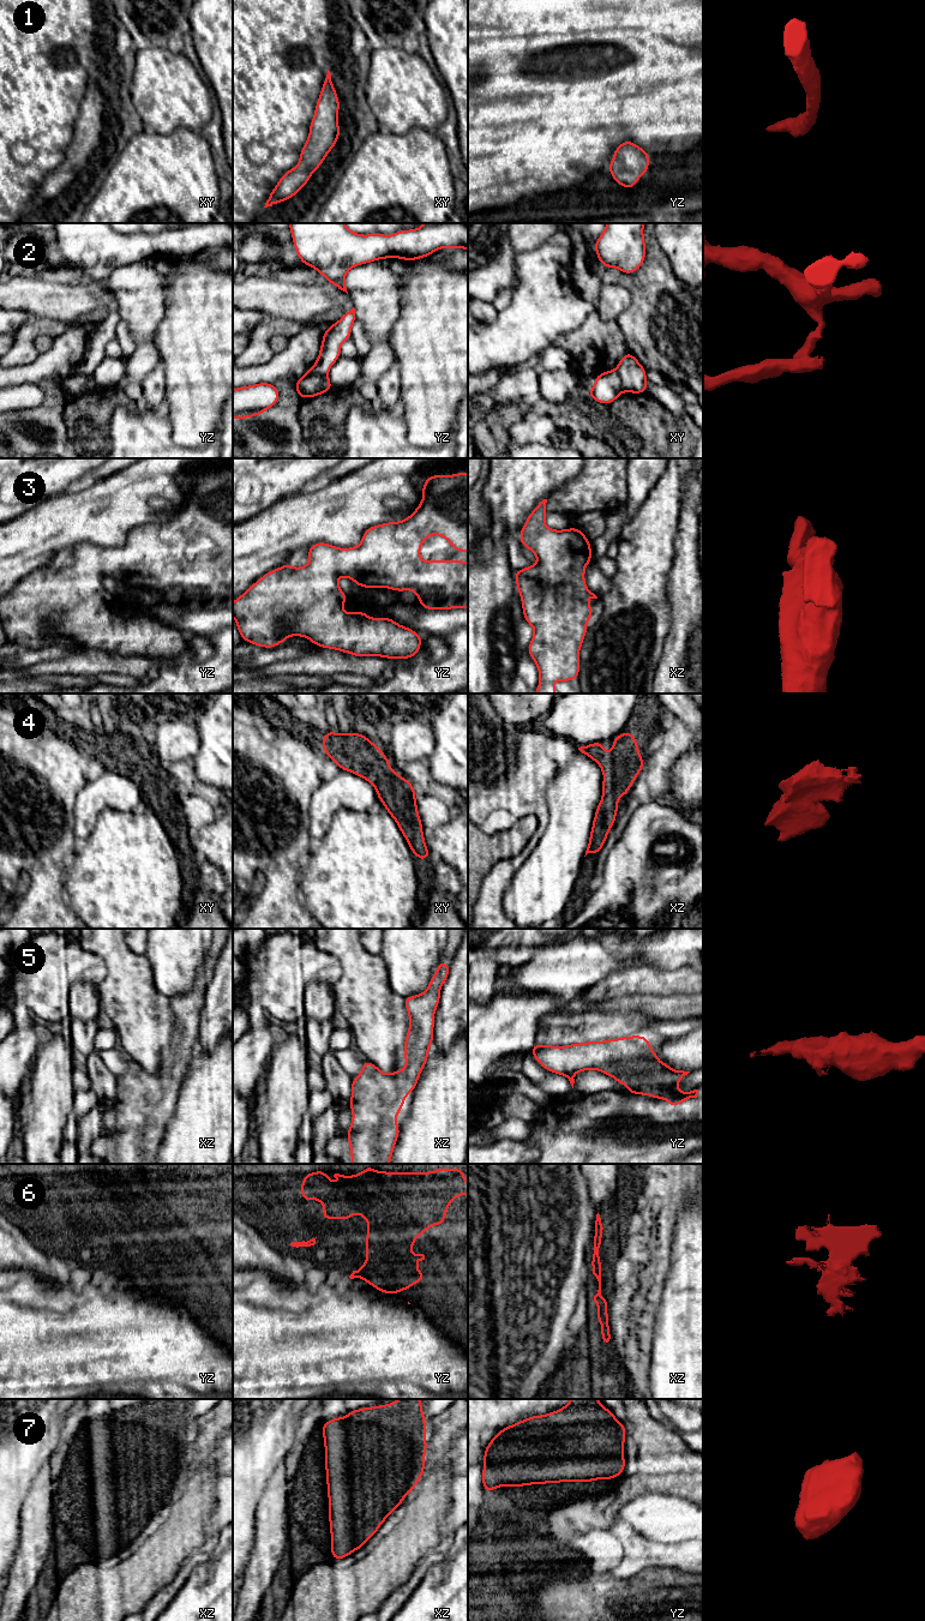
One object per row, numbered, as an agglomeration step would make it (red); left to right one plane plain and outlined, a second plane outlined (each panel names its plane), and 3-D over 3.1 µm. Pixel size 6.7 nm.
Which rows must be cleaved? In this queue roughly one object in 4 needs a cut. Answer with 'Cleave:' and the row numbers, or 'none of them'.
Cleave: 2

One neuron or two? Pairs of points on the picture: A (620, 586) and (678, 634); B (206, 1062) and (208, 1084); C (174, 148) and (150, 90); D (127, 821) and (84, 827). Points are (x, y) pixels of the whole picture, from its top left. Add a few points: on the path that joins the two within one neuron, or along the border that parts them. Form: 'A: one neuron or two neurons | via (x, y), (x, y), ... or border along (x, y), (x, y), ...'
A: two neurons | border along (668, 596), (670, 629), (662, 652)
B: one neuron | via (206, 1067), (208, 1079)
C: two neurons | border along (143, 130), (163, 134), (179, 127), (196, 131)
D: two neurons | border along (119, 810), (104, 809), (86, 840)

